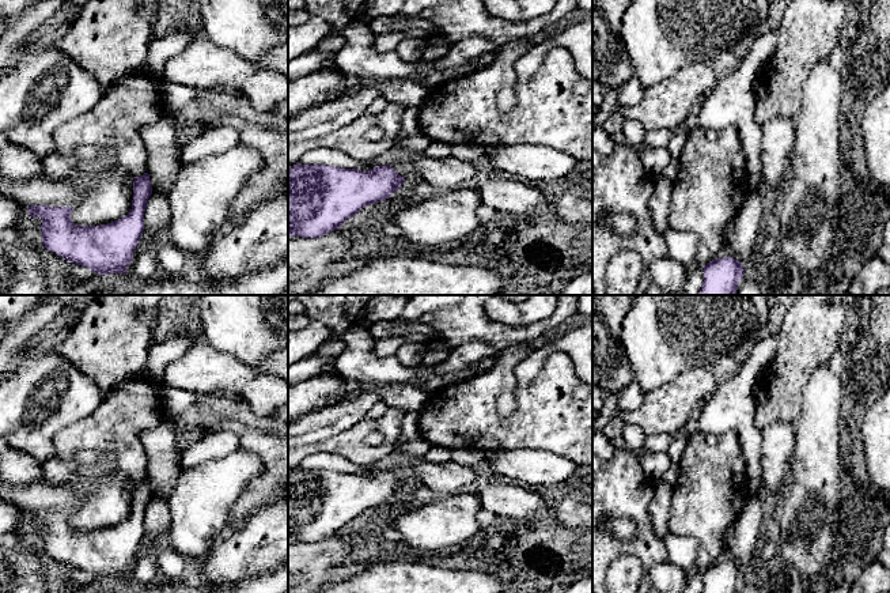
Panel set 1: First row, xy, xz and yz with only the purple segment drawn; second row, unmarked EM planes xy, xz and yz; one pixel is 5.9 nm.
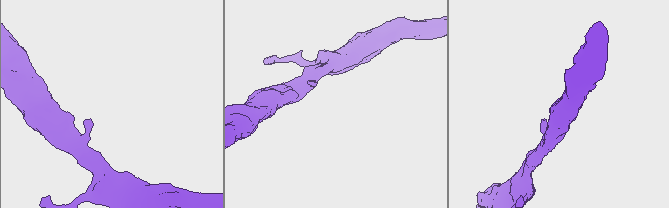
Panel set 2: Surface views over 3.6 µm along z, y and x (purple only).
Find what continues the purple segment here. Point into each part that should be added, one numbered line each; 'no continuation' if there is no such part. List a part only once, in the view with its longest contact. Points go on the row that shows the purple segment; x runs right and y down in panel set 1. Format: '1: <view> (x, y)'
no continuation

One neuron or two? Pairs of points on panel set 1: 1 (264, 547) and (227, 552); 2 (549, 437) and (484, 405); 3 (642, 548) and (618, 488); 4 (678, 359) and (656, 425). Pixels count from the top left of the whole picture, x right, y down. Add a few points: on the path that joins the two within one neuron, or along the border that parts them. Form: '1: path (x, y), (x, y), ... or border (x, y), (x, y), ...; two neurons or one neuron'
1: path (254, 548), (247, 552), (237, 552); one neuron
2: path (533, 429), (507, 429), (500, 422); one neuron
3: path (643, 533), (643, 521), (633, 503); one neuron
4: border (701, 367), (682, 371), (646, 393); two neurons

